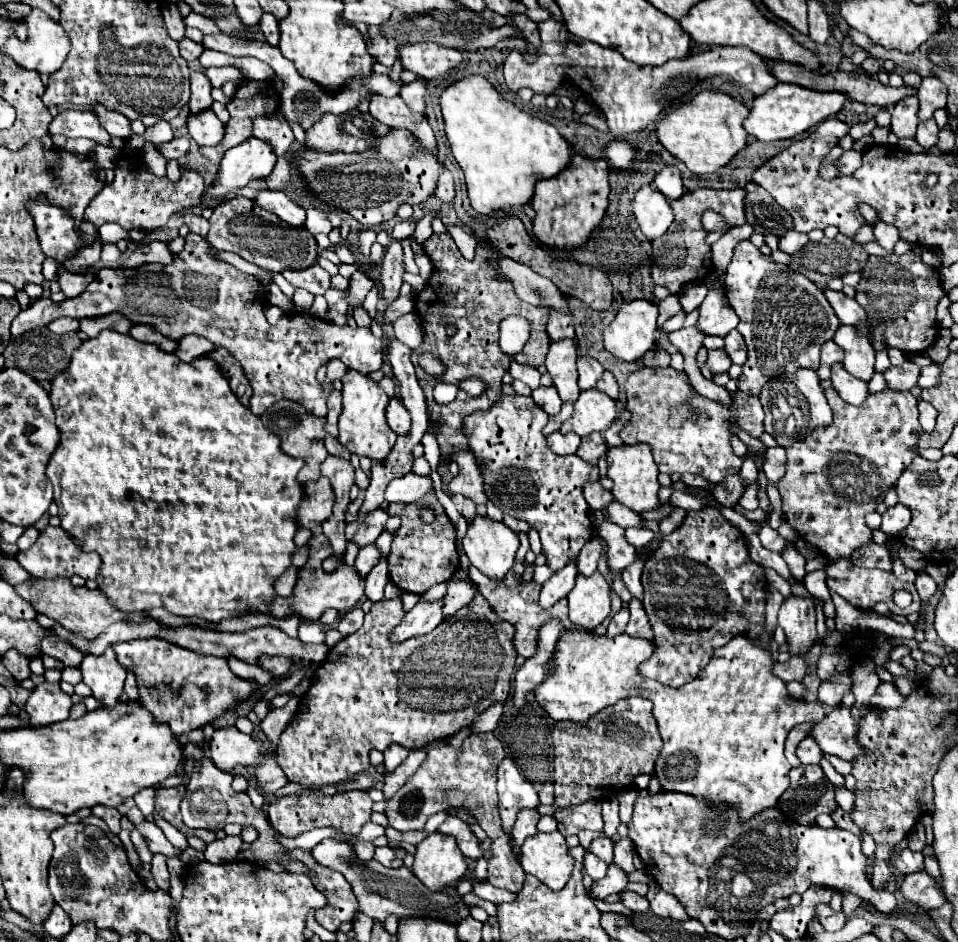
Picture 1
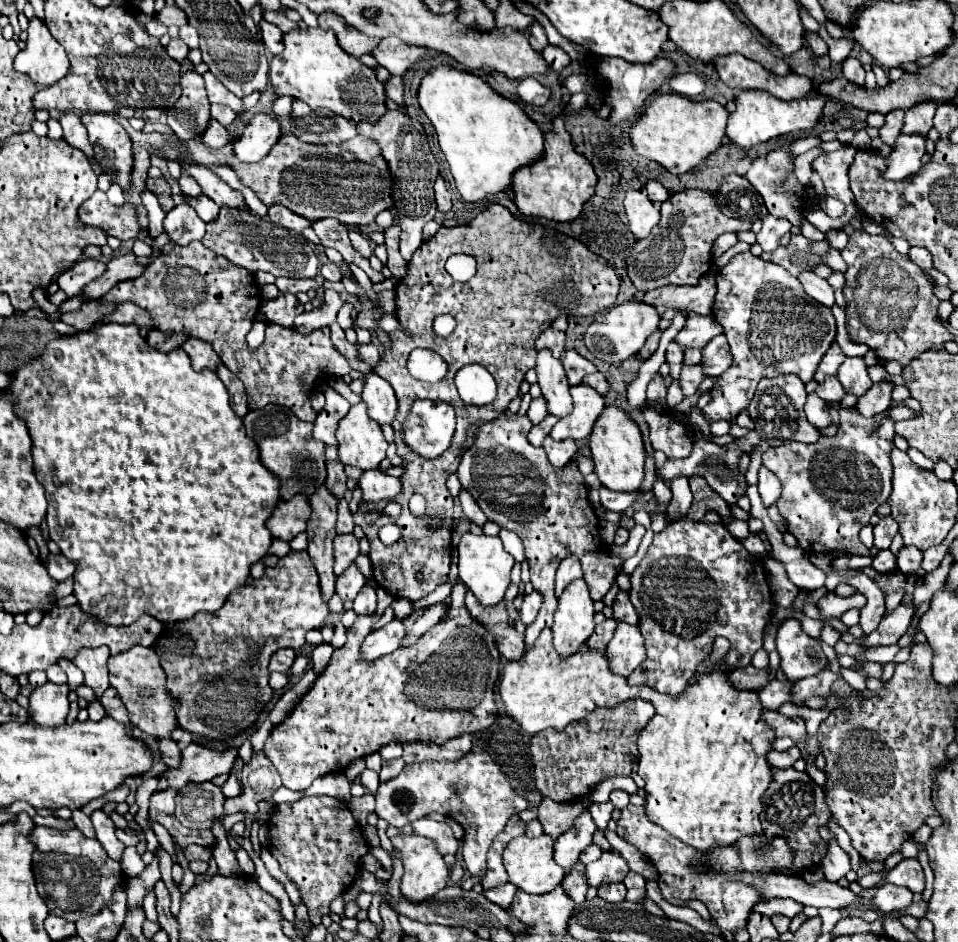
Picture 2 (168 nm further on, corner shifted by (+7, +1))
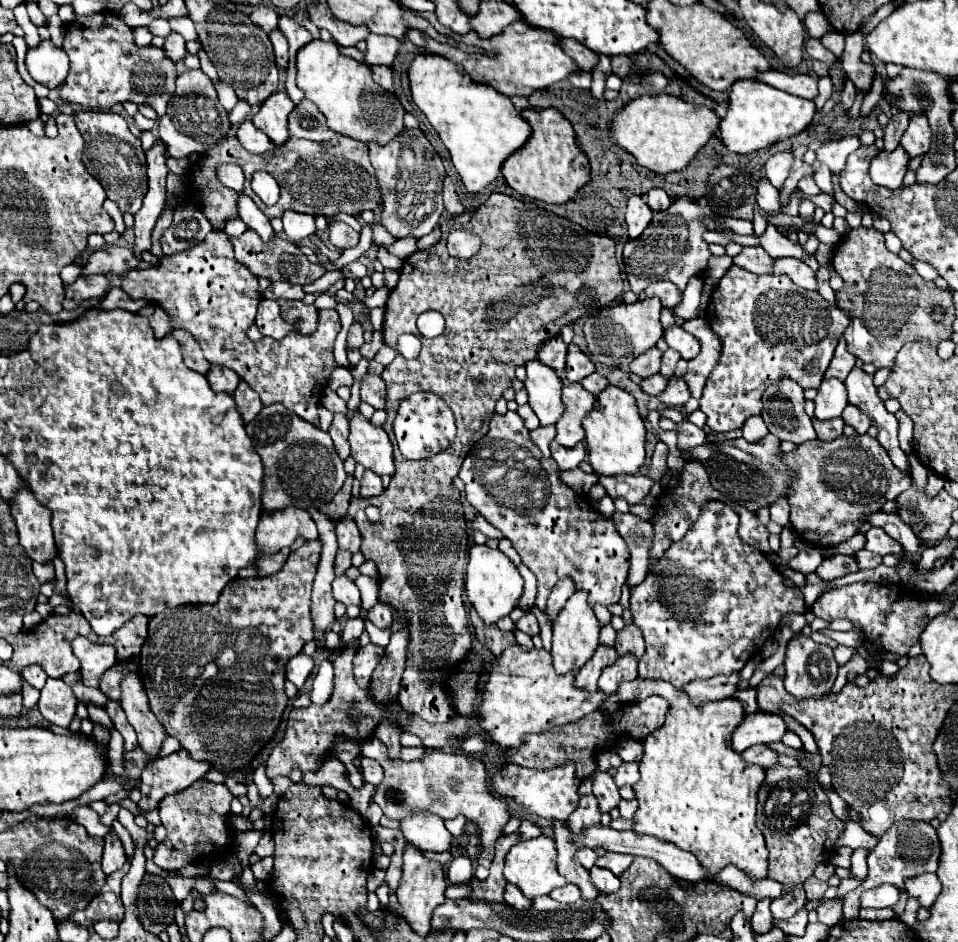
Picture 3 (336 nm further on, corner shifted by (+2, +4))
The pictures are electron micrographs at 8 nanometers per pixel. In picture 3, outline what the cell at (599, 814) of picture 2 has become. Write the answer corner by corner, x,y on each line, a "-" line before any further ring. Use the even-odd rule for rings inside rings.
593,773
593,795
599,801
601,813
609,813
621,801
619,789
609,773

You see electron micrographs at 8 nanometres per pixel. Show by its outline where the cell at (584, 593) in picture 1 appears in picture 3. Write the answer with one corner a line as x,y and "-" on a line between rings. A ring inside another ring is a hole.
577,589
565,603
563,611
557,615
553,623
553,665
557,673
569,673
569,671
579,671
587,663
587,657
595,651
595,645
599,645
599,621
587,601
587,591

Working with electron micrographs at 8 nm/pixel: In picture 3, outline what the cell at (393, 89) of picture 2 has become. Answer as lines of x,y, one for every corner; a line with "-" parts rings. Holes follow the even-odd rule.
375,65
371,67
373,71
373,77
375,81
379,81
379,85
383,89
387,89
389,93
395,93
395,81
393,81
393,71
389,67
383,67
383,65

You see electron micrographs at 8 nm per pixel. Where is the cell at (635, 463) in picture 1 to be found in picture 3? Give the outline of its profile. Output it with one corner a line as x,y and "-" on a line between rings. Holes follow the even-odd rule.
609,385
599,393
595,411
583,421
583,429
589,463
599,475
635,475
641,471
645,463
645,423
627,391

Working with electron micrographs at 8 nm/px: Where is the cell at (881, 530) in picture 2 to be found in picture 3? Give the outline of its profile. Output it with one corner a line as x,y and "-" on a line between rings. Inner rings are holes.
873,527
865,533
867,537
867,543
865,543
865,549
873,551
873,553
879,553
879,555
887,555
887,553
901,553
903,549
899,549
899,543
895,539
891,539
883,529
879,527

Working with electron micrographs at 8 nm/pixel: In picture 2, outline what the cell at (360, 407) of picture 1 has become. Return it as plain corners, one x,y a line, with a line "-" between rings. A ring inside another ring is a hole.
356,404
338,424
338,452
342,464
356,466
360,470
378,468
386,458
388,442
376,420
366,412
366,404

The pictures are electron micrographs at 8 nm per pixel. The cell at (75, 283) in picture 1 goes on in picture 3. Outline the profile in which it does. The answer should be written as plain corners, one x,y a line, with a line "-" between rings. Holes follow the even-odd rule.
107,245
105,249
93,251
87,259
87,265
81,269
81,275
93,275
93,273
105,273
105,275
125,275
131,269
139,267
139,257
131,249

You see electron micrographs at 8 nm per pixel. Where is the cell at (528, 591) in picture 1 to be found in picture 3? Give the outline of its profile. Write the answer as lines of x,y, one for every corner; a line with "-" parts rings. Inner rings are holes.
471,607
469,611
469,617
471,617
471,623
475,627
475,633
477,637
481,639
481,643
485,643
497,657
511,645
515,645
515,635
511,631
501,631
497,625
487,625
479,615
477,611

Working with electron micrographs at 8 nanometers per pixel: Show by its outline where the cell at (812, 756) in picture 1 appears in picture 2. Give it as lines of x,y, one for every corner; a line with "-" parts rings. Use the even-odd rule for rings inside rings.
796,746
790,748
790,750
786,750
786,752
770,750
766,758
770,760
770,766
774,766
774,768
790,768
800,758
800,752
798,752

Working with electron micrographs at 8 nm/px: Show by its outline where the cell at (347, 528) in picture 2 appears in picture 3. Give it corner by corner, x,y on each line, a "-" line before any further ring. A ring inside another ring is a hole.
343,517
337,521
337,541
339,541
339,549
349,549
351,553
359,551
361,533
351,517

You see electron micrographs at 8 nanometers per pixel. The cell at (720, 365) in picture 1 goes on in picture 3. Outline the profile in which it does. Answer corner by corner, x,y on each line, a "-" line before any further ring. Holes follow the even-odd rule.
673,377
669,379
669,385
667,389
659,395
659,401
665,403
665,405
683,405
691,399
691,393
689,393
689,385
685,383
683,377

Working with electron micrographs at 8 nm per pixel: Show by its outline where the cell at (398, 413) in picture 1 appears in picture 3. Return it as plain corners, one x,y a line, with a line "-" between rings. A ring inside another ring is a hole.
369,377
363,379
361,399
367,401
369,405
373,405
375,409
385,409
385,401
387,401
385,393
387,391
385,391
385,381
383,379
369,379

